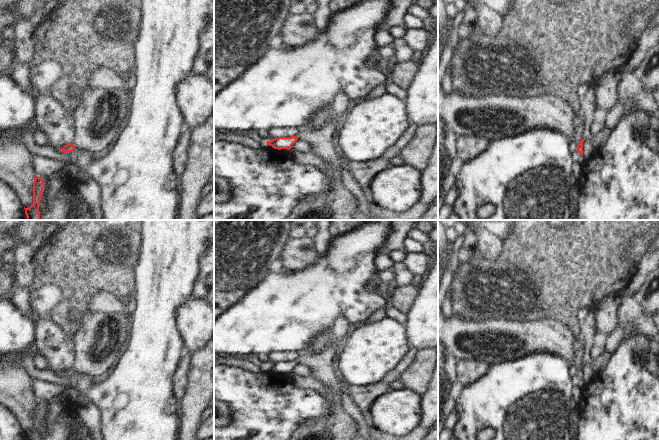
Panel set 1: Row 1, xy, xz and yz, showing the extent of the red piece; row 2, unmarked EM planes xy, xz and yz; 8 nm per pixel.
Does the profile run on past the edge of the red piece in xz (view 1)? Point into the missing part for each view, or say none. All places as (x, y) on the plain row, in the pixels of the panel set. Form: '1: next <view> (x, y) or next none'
1: next none

